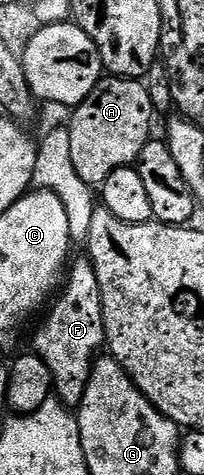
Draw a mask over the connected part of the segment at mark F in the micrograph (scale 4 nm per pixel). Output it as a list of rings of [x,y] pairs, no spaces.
[[[82,260],[75,266],[70,266],[72,269],[67,277],[67,286],[64,287],[59,302],[46,310],[47,318],[40,323],[33,345],[33,352],[49,369],[54,396],[68,407],[78,406],[85,383],[91,374],[91,366],[100,352],[98,349],[102,350],[105,345],[103,304],[95,269],[90,260]]]

